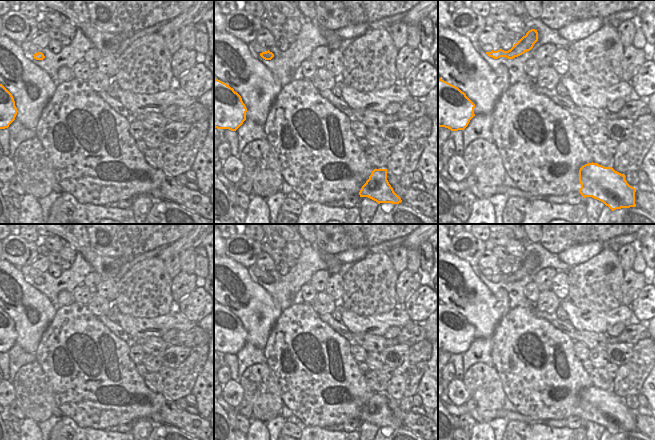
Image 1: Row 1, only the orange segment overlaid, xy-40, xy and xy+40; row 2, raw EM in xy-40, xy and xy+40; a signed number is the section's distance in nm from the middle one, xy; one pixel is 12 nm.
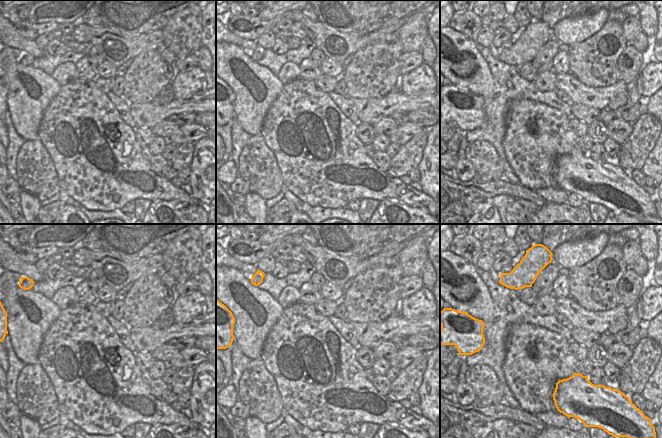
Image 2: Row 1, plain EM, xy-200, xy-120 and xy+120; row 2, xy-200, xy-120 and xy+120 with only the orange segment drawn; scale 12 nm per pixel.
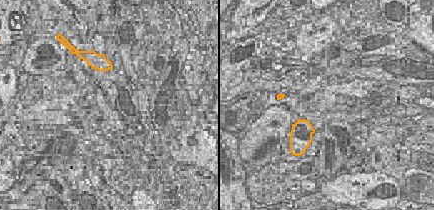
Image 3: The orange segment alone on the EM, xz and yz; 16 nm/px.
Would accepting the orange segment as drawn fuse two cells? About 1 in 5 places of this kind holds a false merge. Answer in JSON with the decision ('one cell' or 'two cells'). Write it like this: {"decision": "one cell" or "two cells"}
{"decision": "one cell"}

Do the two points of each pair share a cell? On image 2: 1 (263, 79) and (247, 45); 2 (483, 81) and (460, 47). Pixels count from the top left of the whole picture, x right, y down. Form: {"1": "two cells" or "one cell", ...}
{"1": "two cells", "2": "one cell"}

